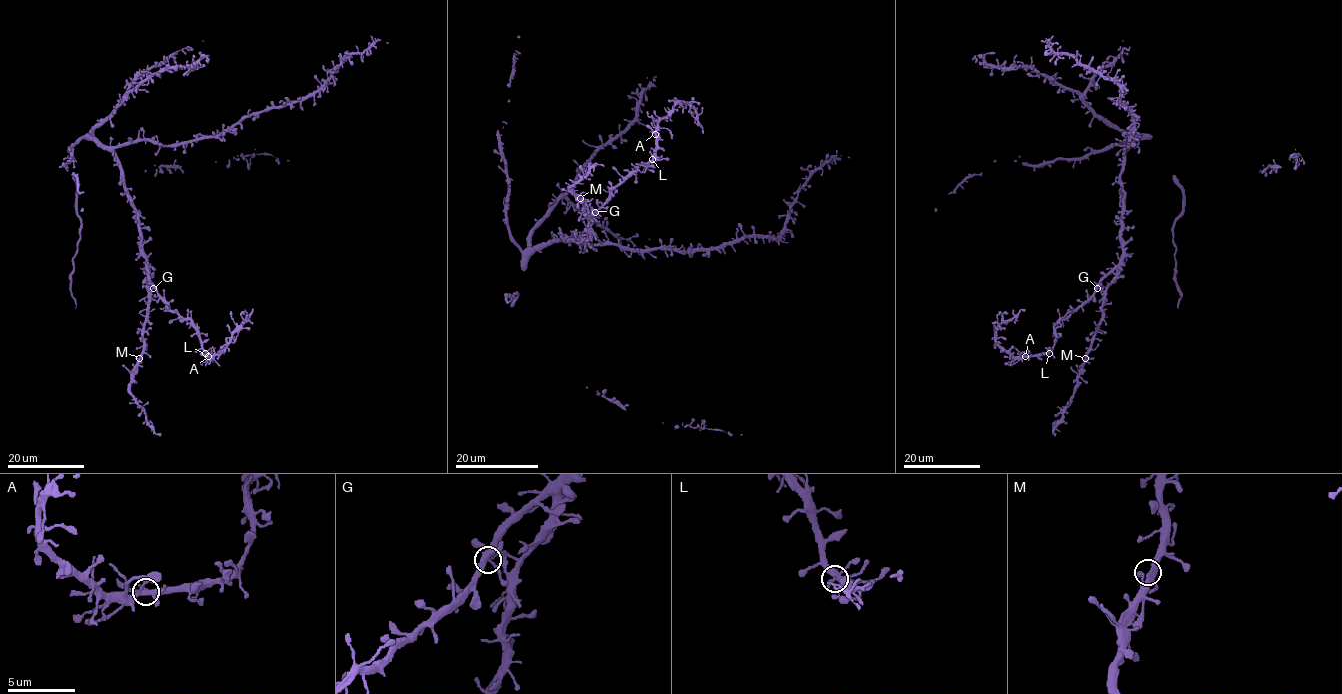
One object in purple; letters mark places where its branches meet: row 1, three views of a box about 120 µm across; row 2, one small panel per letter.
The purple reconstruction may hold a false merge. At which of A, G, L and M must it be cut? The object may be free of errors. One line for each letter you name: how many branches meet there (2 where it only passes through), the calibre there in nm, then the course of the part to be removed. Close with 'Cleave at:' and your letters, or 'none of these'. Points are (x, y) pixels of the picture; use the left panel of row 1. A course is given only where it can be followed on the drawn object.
Cleave at: none of these

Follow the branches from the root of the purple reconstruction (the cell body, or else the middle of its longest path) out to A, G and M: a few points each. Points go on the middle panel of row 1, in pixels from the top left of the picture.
A: (555, 240), (587, 236), (589, 219), (610, 192), (653, 159), (655, 134)
G: (555, 240), (560, 237), (565, 240), (584, 239), (589, 219), (595, 212)
M: (555, 240), (560, 237), (565, 240), (584, 239), (587, 236), (590, 219), (580, 198)

